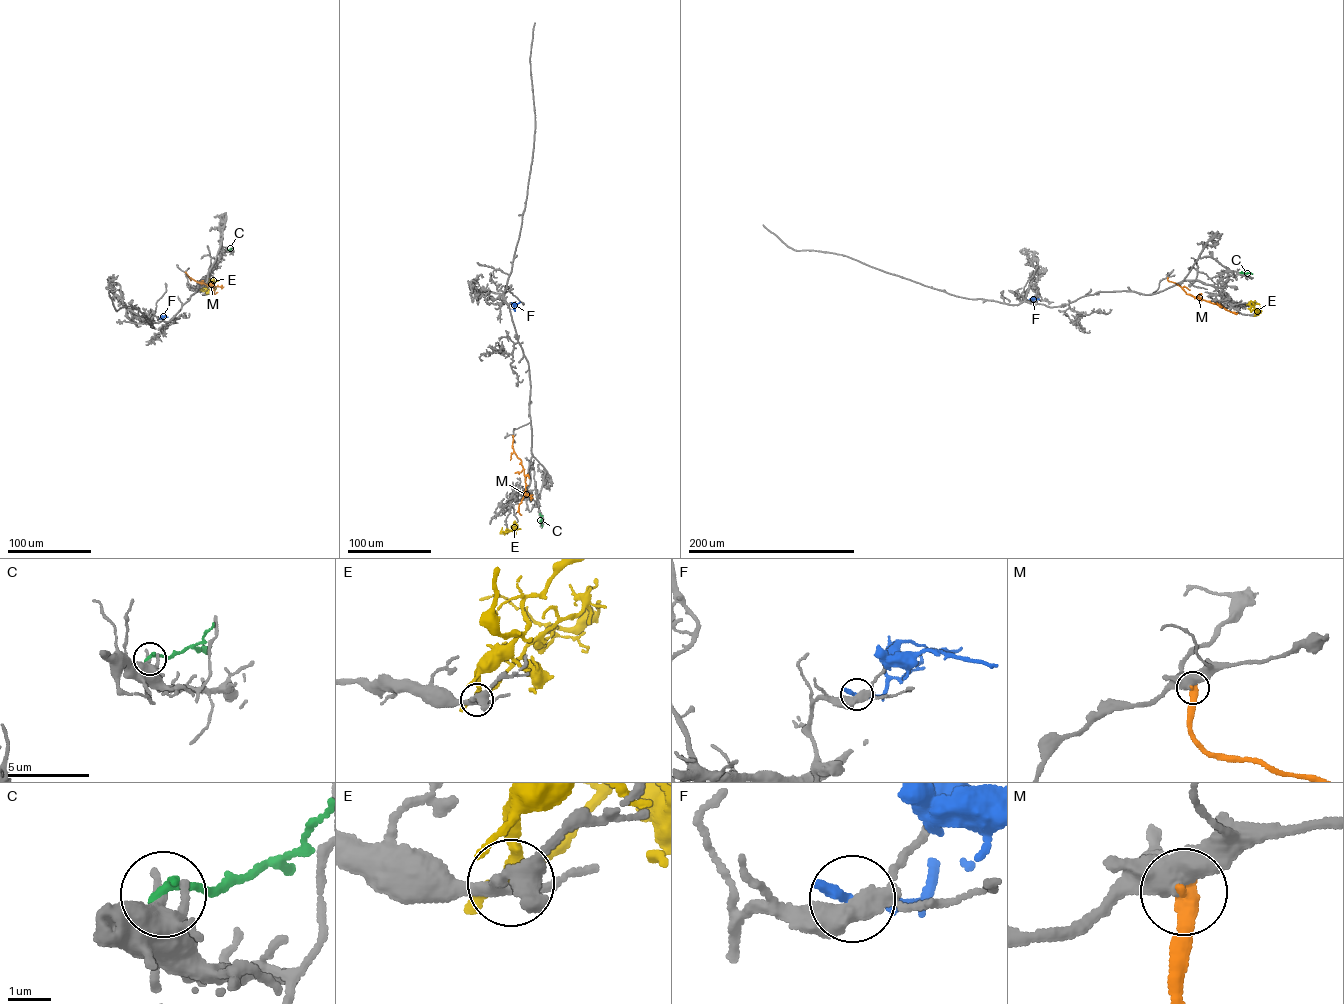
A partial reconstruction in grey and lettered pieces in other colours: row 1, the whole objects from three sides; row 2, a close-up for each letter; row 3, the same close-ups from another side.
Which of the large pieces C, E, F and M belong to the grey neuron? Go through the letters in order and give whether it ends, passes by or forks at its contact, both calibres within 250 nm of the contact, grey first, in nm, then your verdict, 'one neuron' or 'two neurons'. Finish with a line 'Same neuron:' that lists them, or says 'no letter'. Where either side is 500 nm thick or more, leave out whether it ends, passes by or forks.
C: it ends; calibres 360 and 200 nm; two neurons
E: it forks; calibres 240 and 280 nm; two neurons
F: it ends; calibres 440 and 280 nm; two neurons
M: calibres 600 and 420 nm; two neurons
Same neuron: no letter

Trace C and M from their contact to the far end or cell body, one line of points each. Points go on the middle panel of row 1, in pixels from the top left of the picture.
C: (539, 514), (542, 527)
M: (512, 435), (512, 447), (521, 461), (525, 479), (525, 494), (518, 507), (521, 515)

